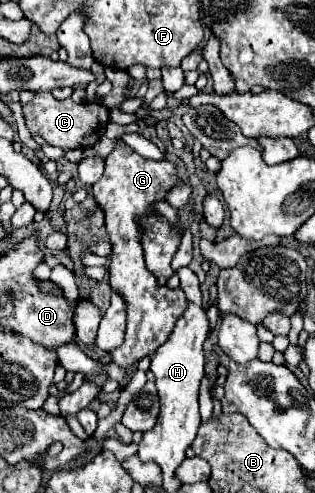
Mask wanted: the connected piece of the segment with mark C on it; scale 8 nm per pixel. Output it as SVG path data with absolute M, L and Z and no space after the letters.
M37 92L35 98L23 108L27 128L31 134L39 134L47 140L51 146L59 146L63 150L73 150L73 148L91 148L93 144L99 142L103 136L107 124L109 124L109 108L97 102L73 102L71 98L67 100L57 100L51 92Z

